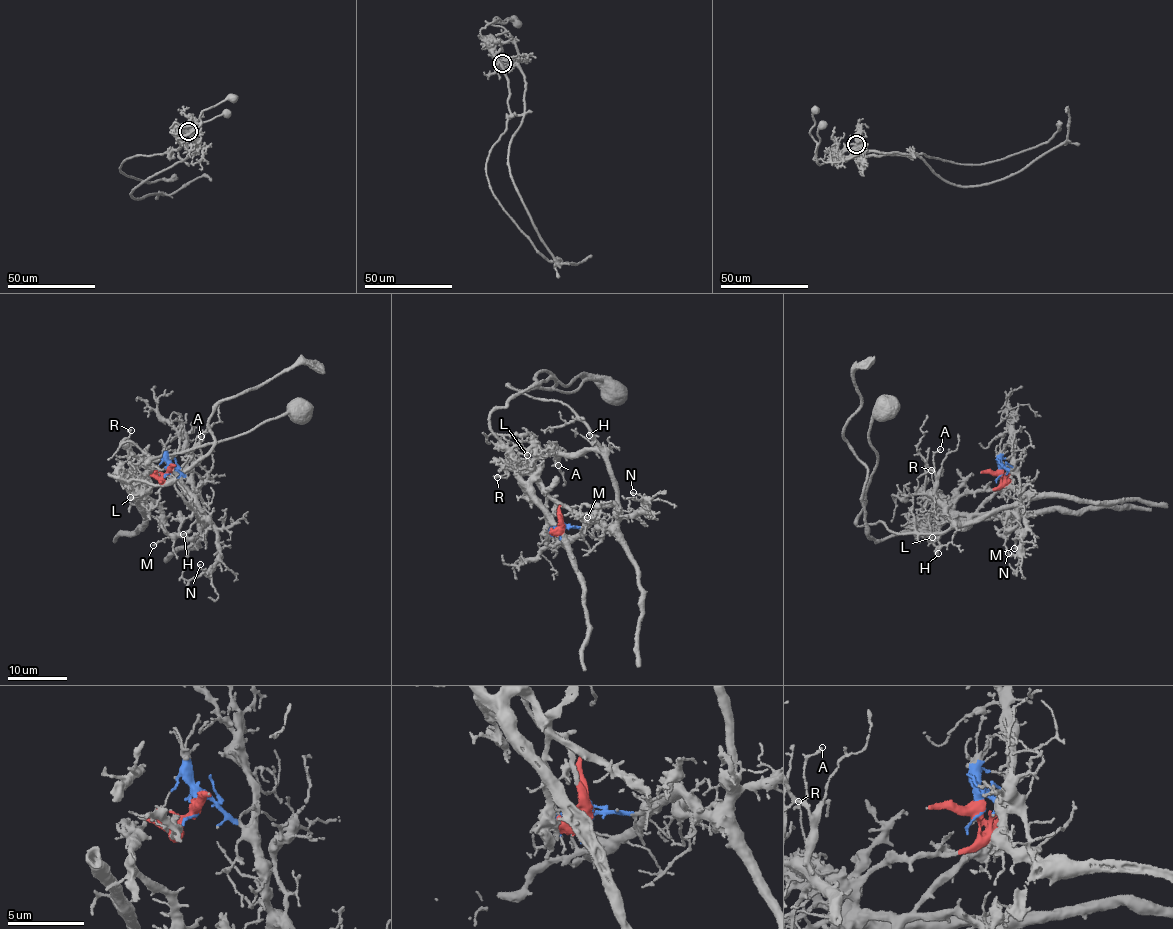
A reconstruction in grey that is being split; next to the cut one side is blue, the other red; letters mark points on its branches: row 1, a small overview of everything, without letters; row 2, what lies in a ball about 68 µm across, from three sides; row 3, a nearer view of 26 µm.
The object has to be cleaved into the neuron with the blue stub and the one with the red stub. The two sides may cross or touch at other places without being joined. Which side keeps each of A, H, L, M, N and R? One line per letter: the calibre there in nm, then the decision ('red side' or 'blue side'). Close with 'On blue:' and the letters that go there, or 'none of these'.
A: calibre 170 nm; blue side
H: calibre 220 nm; blue side
L: calibre 170 nm; red side
M: calibre 150 nm; blue side
N: calibre 160 nm; blue side
R: calibre 200 nm; red side
On blue: A, H, M, N

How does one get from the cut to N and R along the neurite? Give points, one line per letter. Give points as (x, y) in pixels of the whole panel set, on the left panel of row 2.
N: (169, 471), (177, 468), (186, 478), (200, 516), (216, 533), (218, 560), (206, 570), (200, 565)
R: (169, 471), (161, 481), (163, 478), (148, 473), (140, 454), (135, 456), (129, 448), (127, 440), (131, 430)

